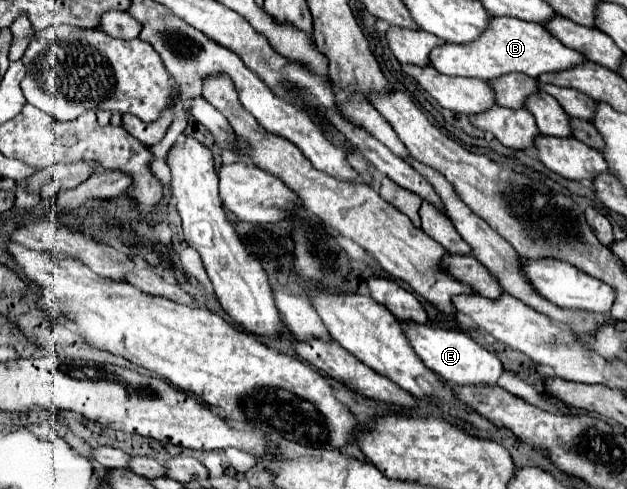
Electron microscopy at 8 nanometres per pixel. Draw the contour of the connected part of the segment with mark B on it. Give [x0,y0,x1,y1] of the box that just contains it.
[430,17,584,81]

